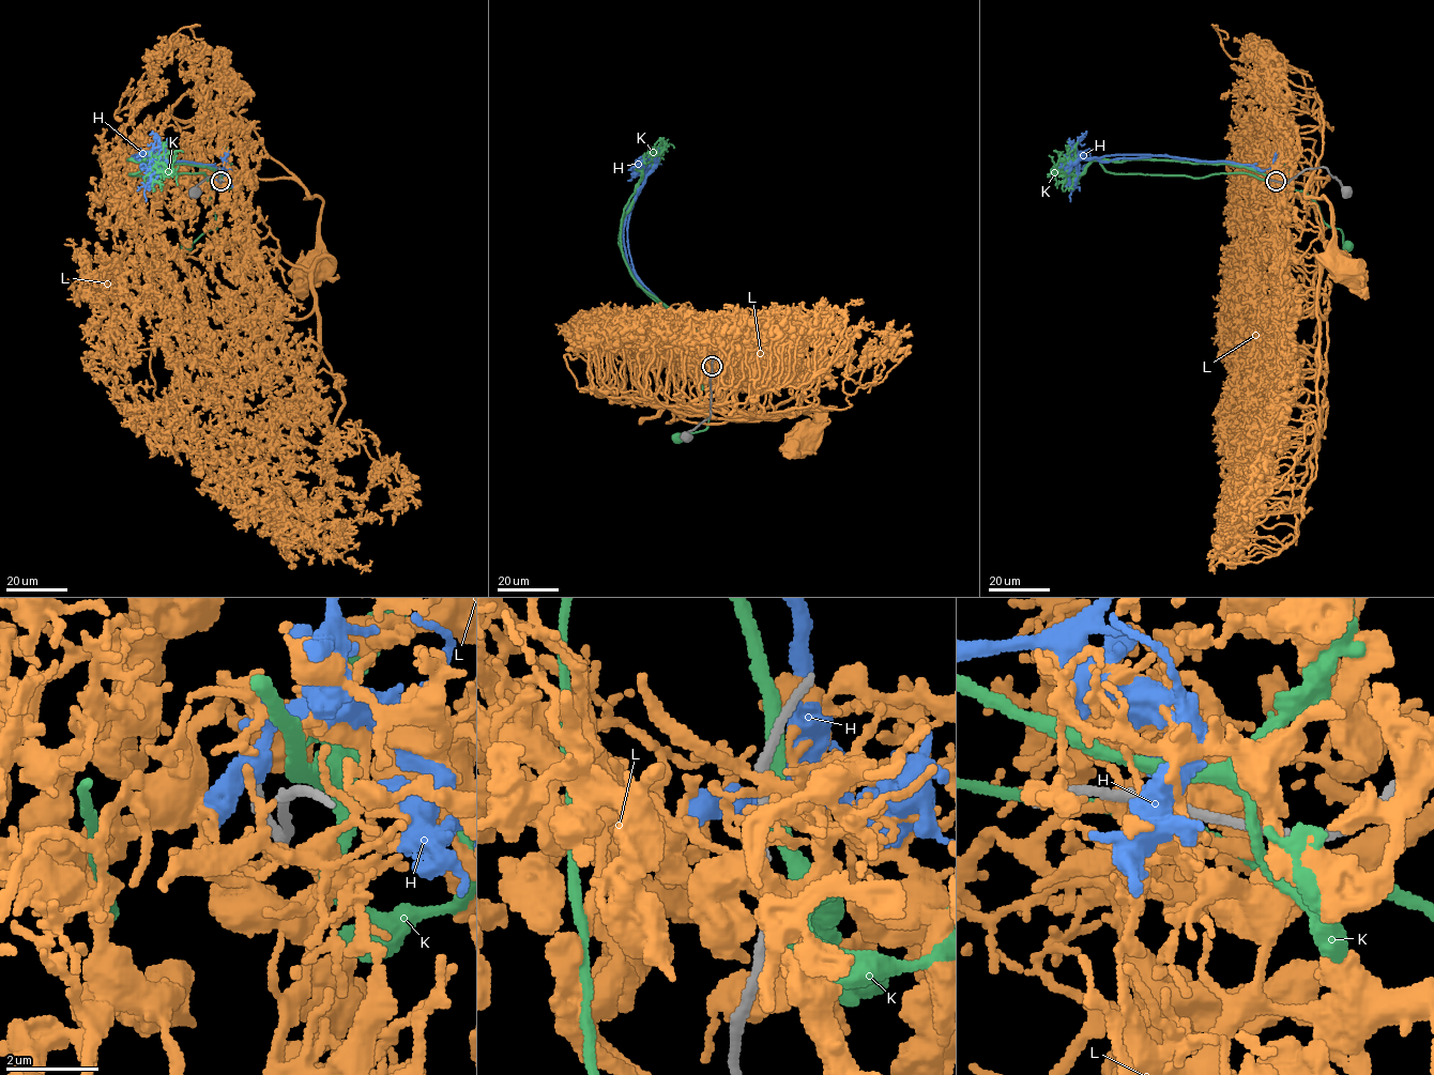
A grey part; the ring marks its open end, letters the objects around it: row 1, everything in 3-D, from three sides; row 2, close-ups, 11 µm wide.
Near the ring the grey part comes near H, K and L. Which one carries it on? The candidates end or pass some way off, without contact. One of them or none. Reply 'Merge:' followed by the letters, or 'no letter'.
Merge: no letter

